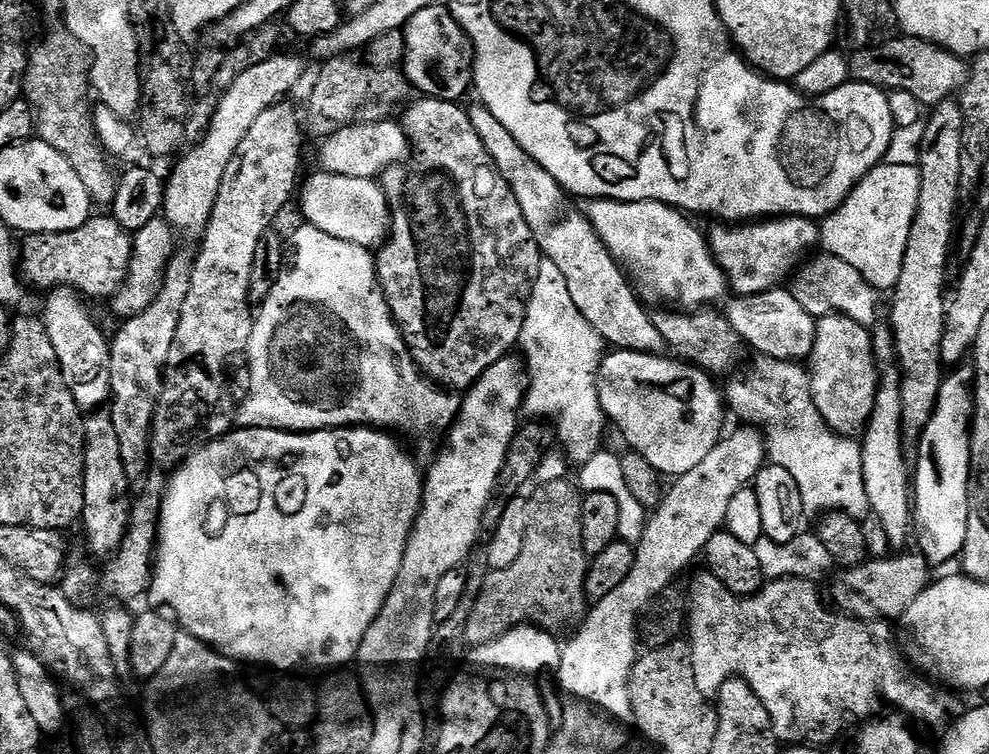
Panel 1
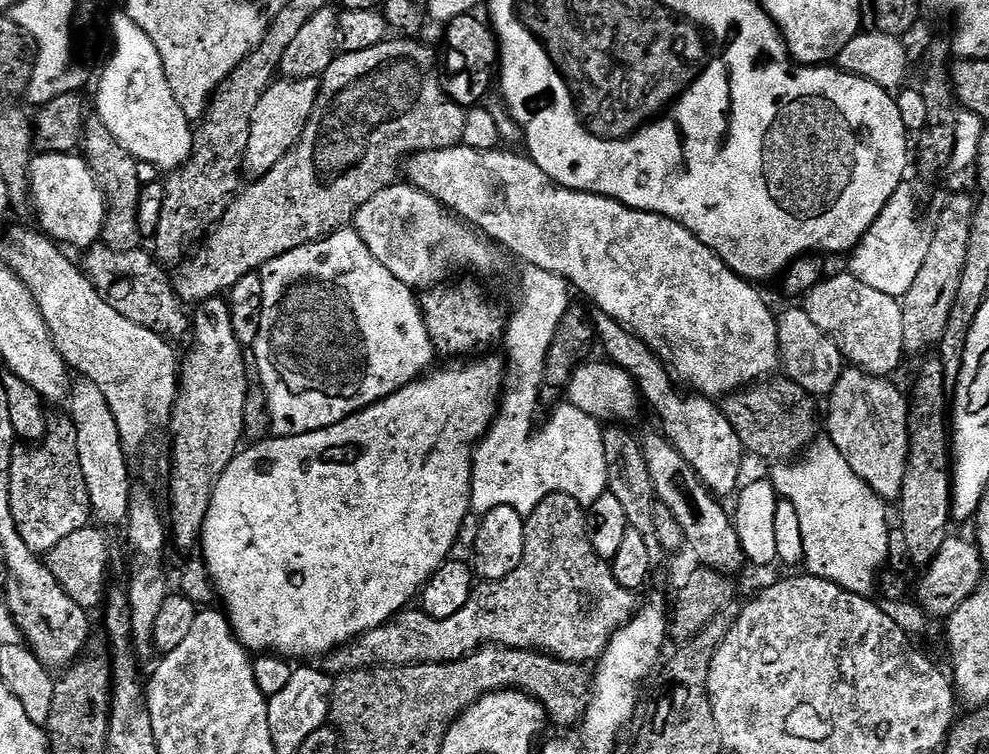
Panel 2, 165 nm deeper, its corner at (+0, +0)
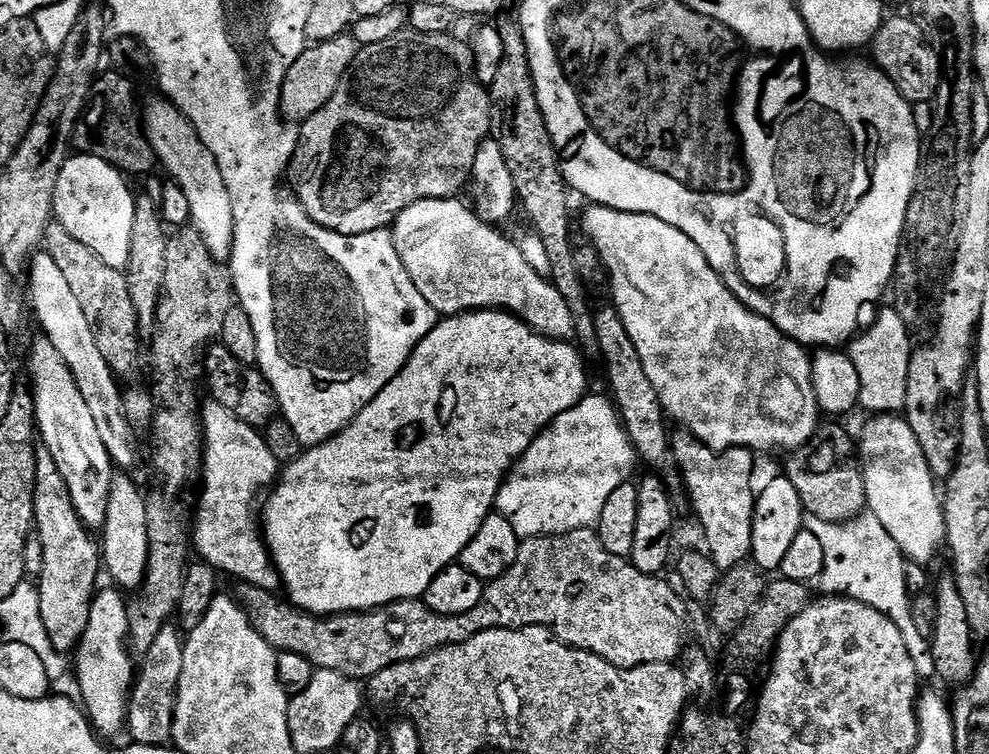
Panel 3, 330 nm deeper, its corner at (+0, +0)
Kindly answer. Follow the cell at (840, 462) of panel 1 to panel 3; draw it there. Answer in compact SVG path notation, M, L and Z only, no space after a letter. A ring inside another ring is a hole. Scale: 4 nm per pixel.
M867 510L843 522L828 523L813 519L811 523L810 530L818 542L822 542L824 551L824 569L818 581L821 593L846 596L890 618L890 622L902 630L902 638L906 638L906 650L910 650L910 658L914 658L916 673L921 678L935 677L932 649L925 633L924 636L920 633L916 616L912 613L912 604L908 601L908 572L904 569L906 557L898 542L886 534L886 526L882 526L882 522L878 522L878 518Z

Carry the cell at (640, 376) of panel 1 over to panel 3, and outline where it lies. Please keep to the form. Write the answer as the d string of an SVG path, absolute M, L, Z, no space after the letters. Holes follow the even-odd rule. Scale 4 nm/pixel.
M505 310L470 311L441 319L436 327L430 330L430 334L426 334L426 338L422 338L420 345L412 351L412 357L408 359L404 369L348 423L348 427L340 431L337 436L330 437L324 444L304 450L295 461L289 463L281 471L274 487L267 493L262 504L262 535L267 551L272 553L272 563L276 565L276 570L280 574L283 591L288 591L286 593L287 599L304 612L309 612L311 616L343 616L345 612L366 612L382 608L385 604L394 604L397 600L415 600L423 597L430 582L434 582L434 578L442 569L453 567L459 561L460 555L464 553L464 547L470 542L470 538L474 538L474 534L478 534L478 530L487 516L493 515L496 496L504 484L504 477L512 471L512 467L516 465L516 461L520 459L523 452L531 449L534 438L539 436L549 424L552 424L554 418L566 414L566 410L570 410L579 400L584 399L589 391L588 376L584 373L584 364L586 365L585 357L571 343L544 337L543 334L536 332L535 329L520 320L517 315Z

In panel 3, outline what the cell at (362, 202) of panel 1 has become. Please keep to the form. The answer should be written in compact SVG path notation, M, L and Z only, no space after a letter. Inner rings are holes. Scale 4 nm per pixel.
M452 197L450 199L422 199L414 203L413 206L407 207L406 210L399 215L391 229L392 242L395 249L398 250L398 256L402 258L402 264L406 267L406 272L410 274L411 281L414 282L426 302L434 307L437 315L443 317L460 315L463 312L470 311L487 311L487 310L505 310L513 315L517 315L525 324L535 329L536 332L543 334L551 340L563 340L565 342L573 341L576 337L576 327L574 326L573 314L570 306L566 303L566 298L558 293L558 290L550 280L544 279L529 265L526 257L522 254L519 243L513 239L510 240L504 236L501 229L495 225L484 222L477 214L473 207L468 207L462 202L463 199Z

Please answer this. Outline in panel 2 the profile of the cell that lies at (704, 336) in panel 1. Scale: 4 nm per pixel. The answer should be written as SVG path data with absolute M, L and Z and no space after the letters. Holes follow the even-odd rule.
M780 374L733 392L722 407L730 426L744 444L745 453L761 456L771 462L788 462L799 457L813 440L816 432L817 401L787 376Z

